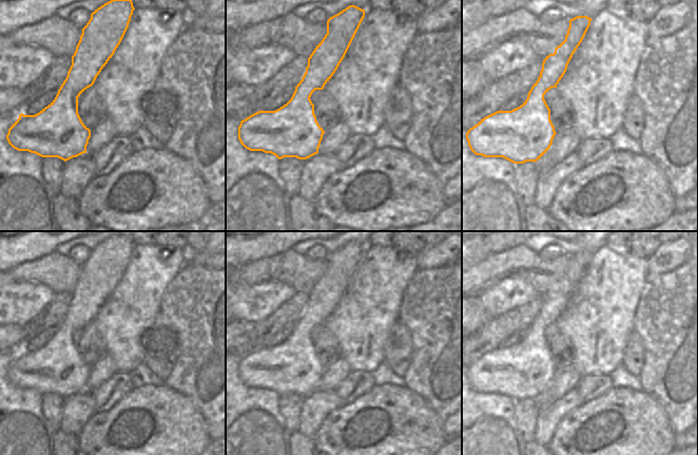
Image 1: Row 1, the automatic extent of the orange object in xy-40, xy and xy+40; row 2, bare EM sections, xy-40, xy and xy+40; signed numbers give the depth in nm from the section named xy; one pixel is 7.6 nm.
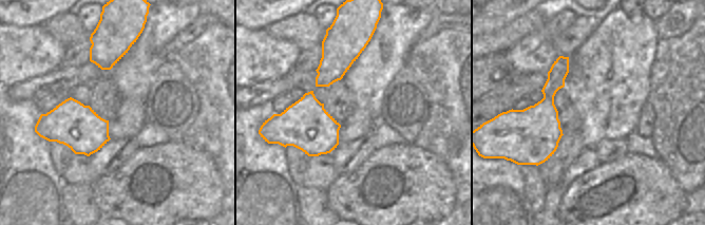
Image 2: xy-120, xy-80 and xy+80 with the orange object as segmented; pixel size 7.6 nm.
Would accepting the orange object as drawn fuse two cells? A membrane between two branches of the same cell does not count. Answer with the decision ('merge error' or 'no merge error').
no merge error

